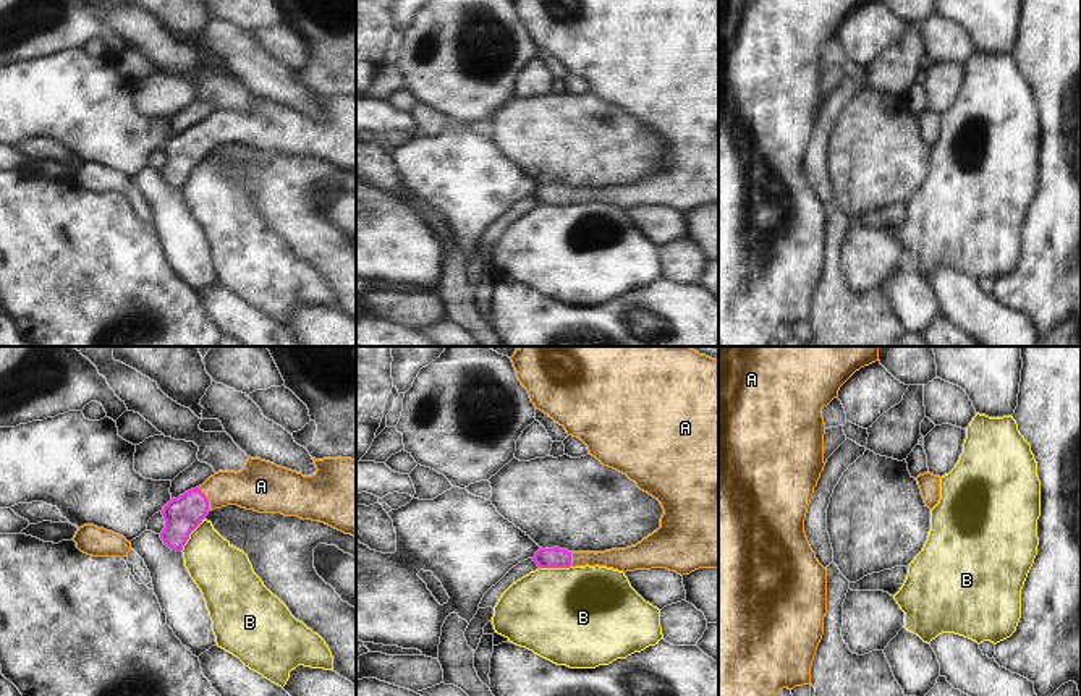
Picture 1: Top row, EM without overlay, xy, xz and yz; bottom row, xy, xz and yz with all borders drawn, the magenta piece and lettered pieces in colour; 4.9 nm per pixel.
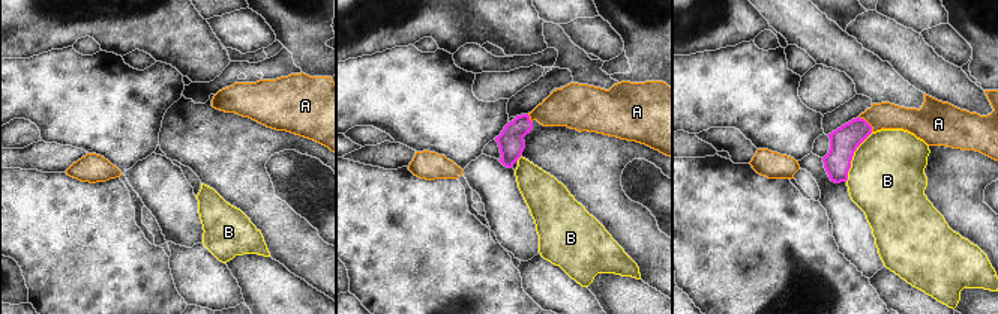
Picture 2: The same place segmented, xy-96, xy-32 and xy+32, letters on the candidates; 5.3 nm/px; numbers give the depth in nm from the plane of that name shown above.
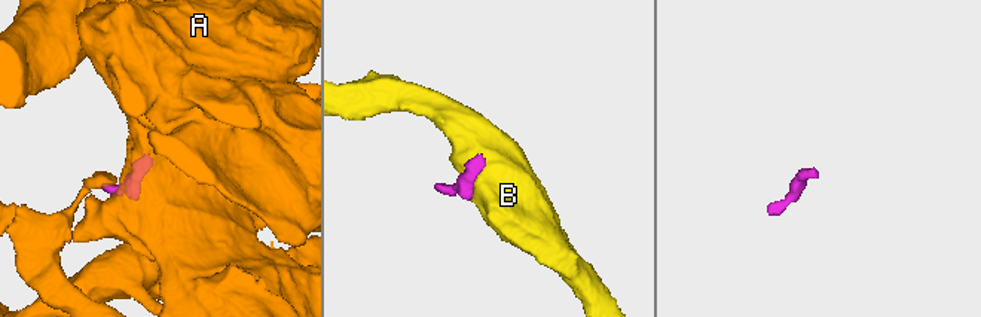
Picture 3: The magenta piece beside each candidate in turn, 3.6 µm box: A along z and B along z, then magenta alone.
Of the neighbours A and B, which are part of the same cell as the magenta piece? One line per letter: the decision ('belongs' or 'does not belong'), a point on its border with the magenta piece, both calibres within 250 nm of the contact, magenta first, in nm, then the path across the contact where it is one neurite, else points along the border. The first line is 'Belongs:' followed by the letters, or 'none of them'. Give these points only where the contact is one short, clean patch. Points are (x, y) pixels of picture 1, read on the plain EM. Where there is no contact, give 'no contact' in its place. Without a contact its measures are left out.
Belongs: A
A: belongs; contact xy (206, 136); calibres 180 and 220 nm; way xy (182, 152), (206, 136), (224, 125), (254, 125)
B: does not belong; contact xy (190, 170); calibres 180 and 280 nm

